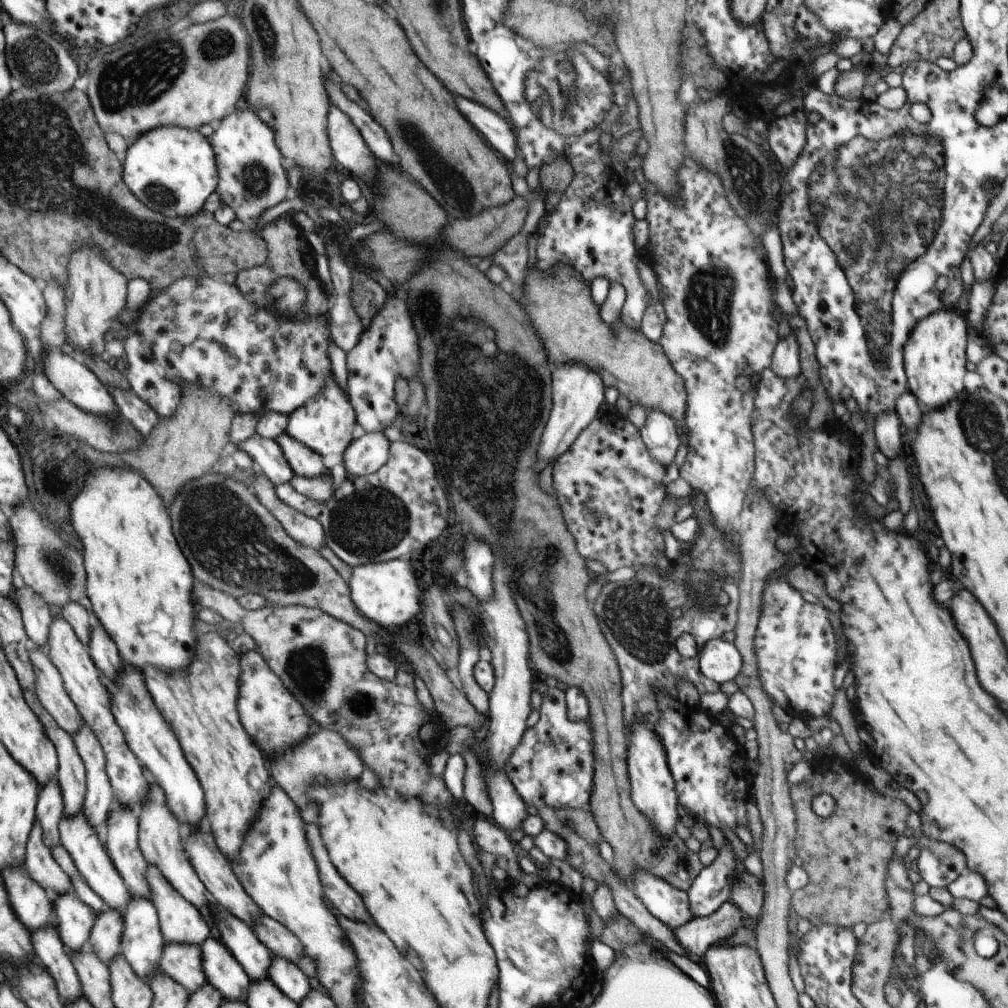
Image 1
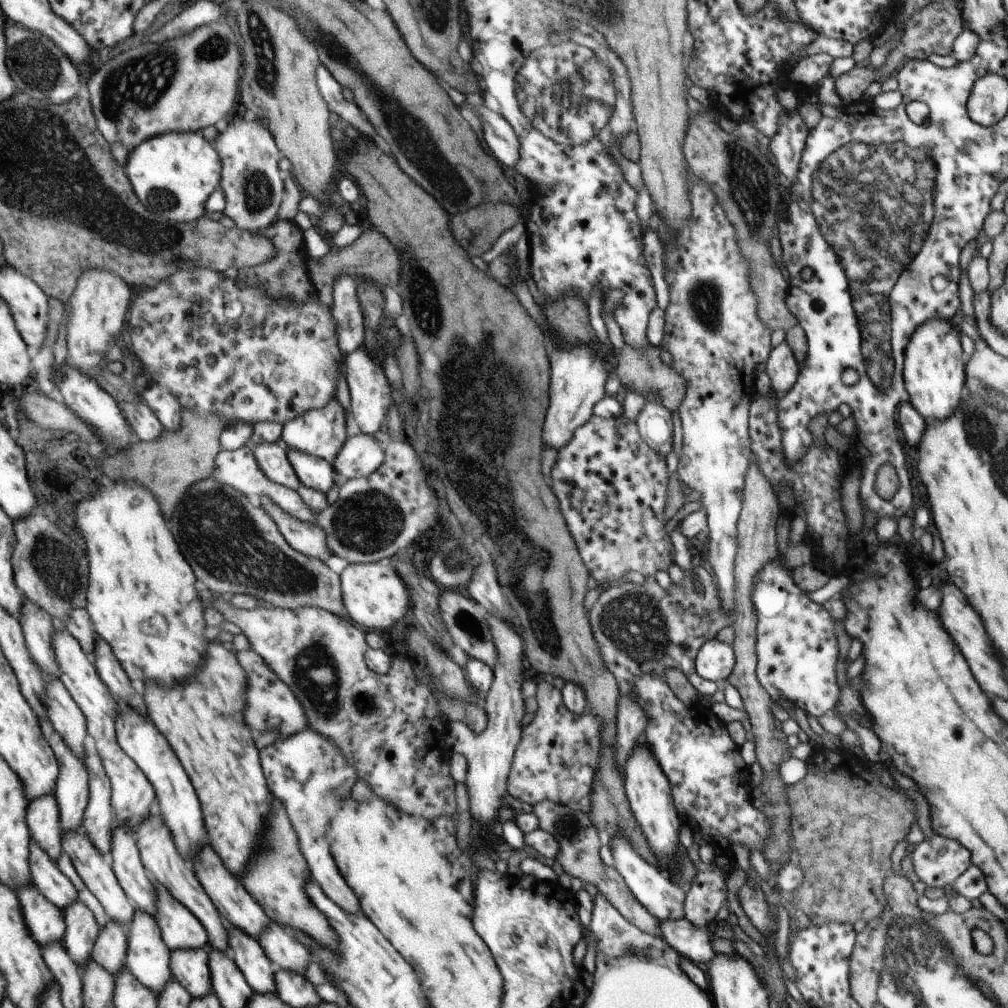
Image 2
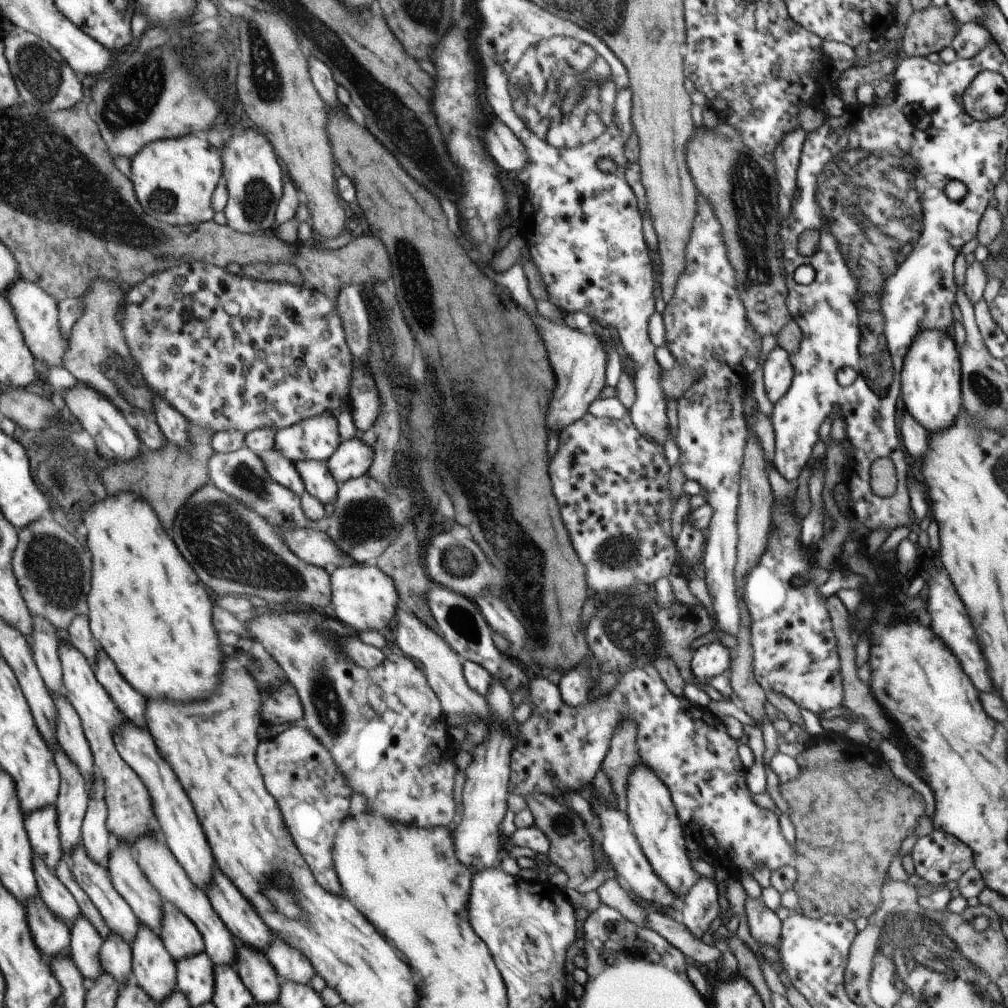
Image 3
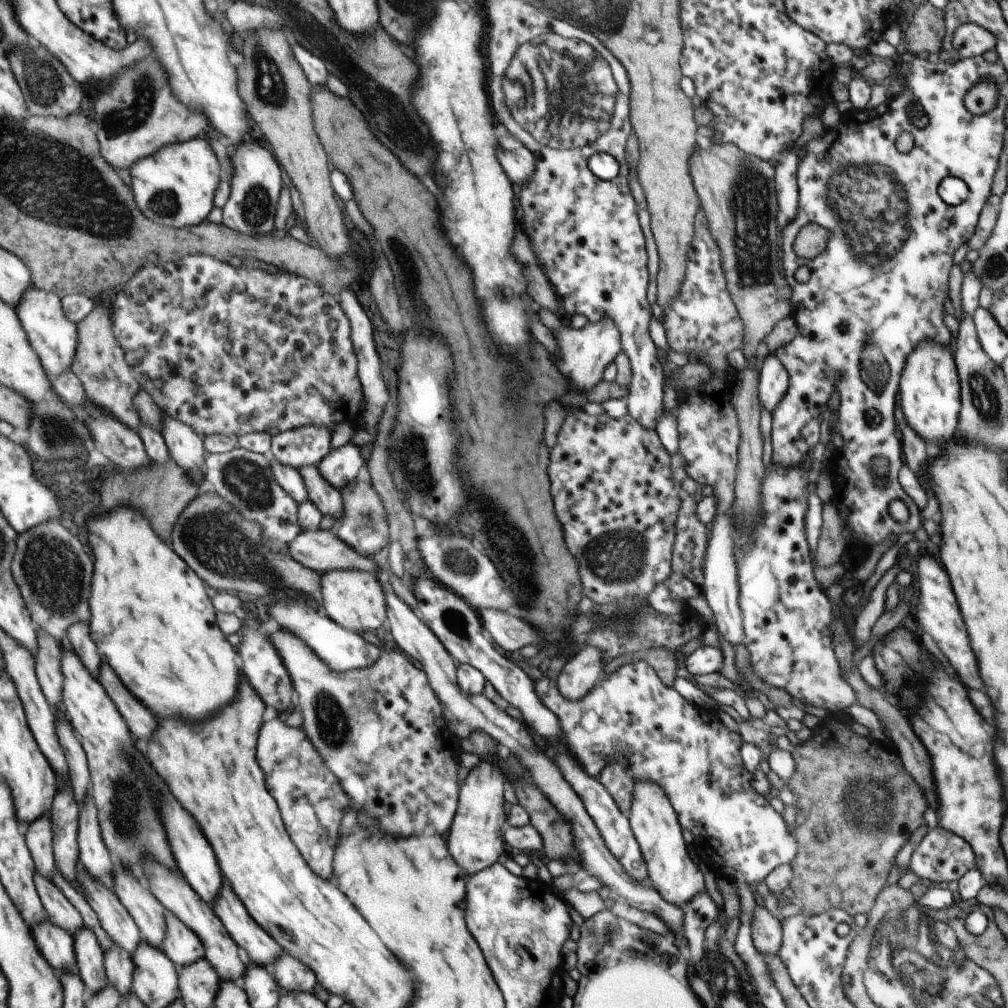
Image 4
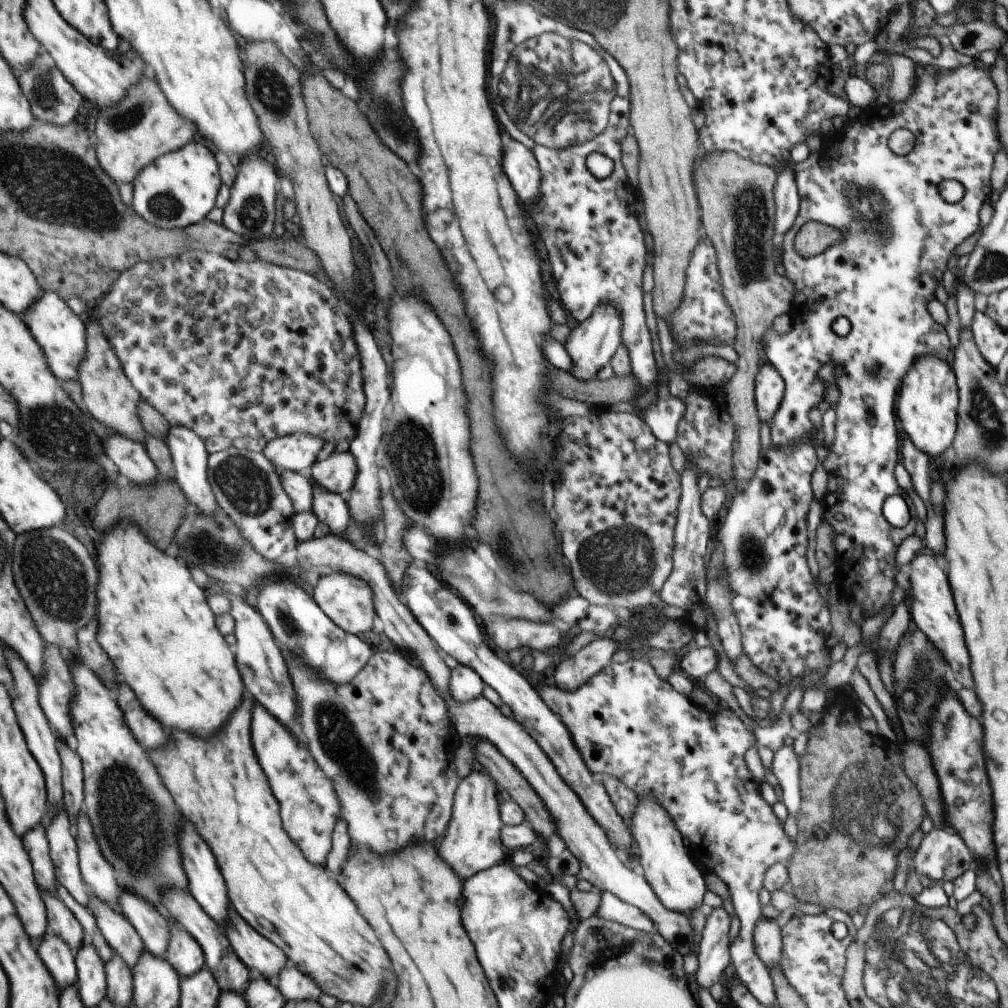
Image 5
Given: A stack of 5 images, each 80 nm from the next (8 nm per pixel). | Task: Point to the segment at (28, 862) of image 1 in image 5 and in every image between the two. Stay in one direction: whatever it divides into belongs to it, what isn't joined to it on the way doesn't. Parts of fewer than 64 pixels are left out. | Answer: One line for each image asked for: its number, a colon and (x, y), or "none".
2: (48, 877)
3: (55, 892)
4: (61, 910)
5: (61, 920)

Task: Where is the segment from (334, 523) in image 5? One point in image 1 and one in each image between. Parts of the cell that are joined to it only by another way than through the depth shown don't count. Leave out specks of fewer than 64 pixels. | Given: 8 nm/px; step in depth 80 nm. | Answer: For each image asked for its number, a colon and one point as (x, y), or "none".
1: (305, 462)
2: (314, 472)
3: (317, 476)
4: (329, 499)

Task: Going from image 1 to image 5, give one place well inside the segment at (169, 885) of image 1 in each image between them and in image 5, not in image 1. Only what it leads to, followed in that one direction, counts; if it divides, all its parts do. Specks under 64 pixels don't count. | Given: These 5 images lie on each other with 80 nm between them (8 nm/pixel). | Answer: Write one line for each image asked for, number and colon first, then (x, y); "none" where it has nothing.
2: (181, 929)
3: (181, 936)
4: (183, 945)
5: (184, 952)

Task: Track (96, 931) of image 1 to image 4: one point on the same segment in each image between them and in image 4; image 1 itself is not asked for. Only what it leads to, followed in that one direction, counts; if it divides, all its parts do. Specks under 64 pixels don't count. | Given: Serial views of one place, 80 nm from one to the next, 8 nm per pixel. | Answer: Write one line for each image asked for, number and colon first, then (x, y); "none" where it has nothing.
2: (110, 950)
3: (116, 953)
4: (120, 967)

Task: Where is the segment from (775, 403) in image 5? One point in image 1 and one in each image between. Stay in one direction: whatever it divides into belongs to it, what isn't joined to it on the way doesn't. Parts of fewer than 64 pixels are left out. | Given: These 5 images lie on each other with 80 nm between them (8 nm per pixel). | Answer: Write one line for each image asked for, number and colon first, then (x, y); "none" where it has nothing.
1: (784, 363)
2: (781, 368)
3: (777, 371)
4: (773, 382)

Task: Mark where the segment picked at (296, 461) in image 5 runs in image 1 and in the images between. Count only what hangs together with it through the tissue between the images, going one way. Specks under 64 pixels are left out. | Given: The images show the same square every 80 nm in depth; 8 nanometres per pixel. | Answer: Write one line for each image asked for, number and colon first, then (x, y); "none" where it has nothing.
1: (326, 424)
2: (322, 432)
3: (318, 438)
4: (309, 445)

